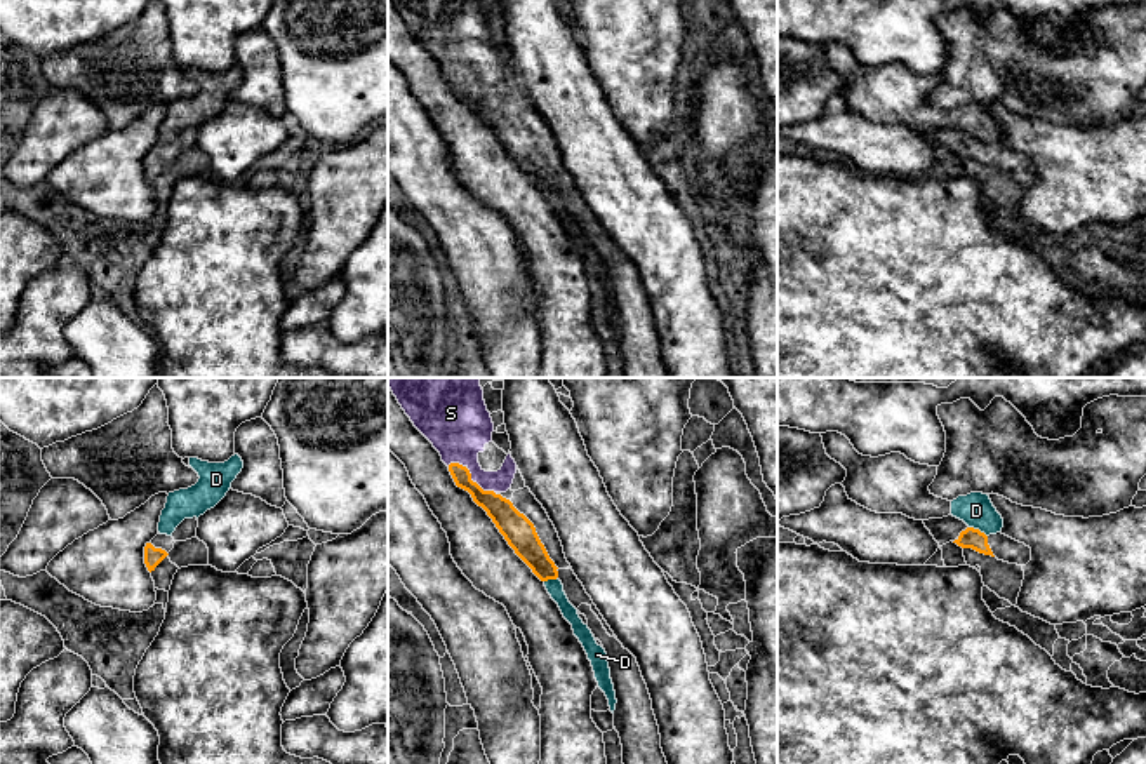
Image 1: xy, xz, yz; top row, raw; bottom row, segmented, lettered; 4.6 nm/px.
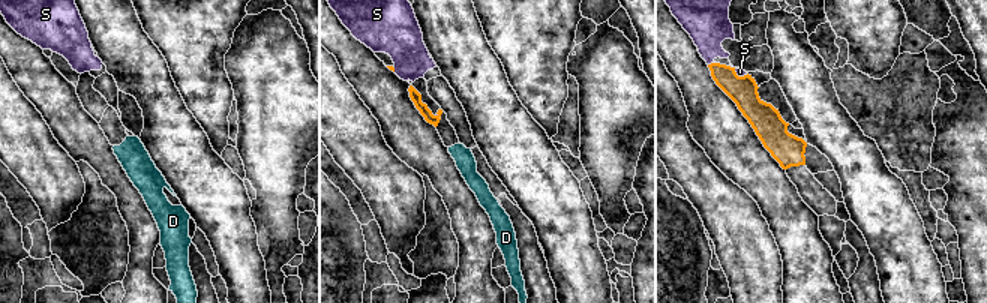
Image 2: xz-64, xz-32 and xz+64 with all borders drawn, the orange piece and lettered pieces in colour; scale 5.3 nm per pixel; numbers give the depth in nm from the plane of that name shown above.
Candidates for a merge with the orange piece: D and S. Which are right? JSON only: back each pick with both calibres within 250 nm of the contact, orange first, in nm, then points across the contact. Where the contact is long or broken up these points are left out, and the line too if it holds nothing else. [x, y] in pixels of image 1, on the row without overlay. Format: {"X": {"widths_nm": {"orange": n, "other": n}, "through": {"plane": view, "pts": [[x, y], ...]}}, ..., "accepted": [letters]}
{"S": {"widths_nm": {"orange": 120, "other": 300}, "through": {"plane": "xz", "pts": [[505, 126], [470, 86], [458, 33]]}}, "accepted": ["S"]}

